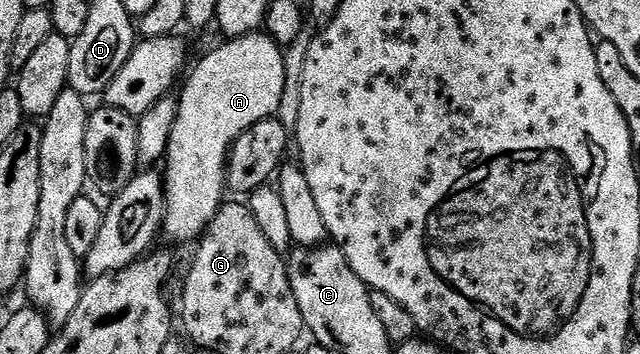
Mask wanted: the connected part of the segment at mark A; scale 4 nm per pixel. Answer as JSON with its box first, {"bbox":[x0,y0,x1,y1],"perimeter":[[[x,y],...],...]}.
{"bbox":[162,33,286,243],"perimeter":[[[266,33],[245,35],[239,39],[222,41],[215,51],[210,51],[185,76],[181,84],[182,95],[177,96],[178,112],[176,125],[172,125],[172,137],[164,160],[164,182],[166,185],[166,213],[162,216],[164,235],[186,243],[197,240],[205,231],[212,217],[216,217],[219,207],[227,194],[226,158],[230,146],[237,141],[240,133],[252,129],[260,121],[277,116],[280,97],[284,97],[286,84],[286,56],[277,41]]]}

